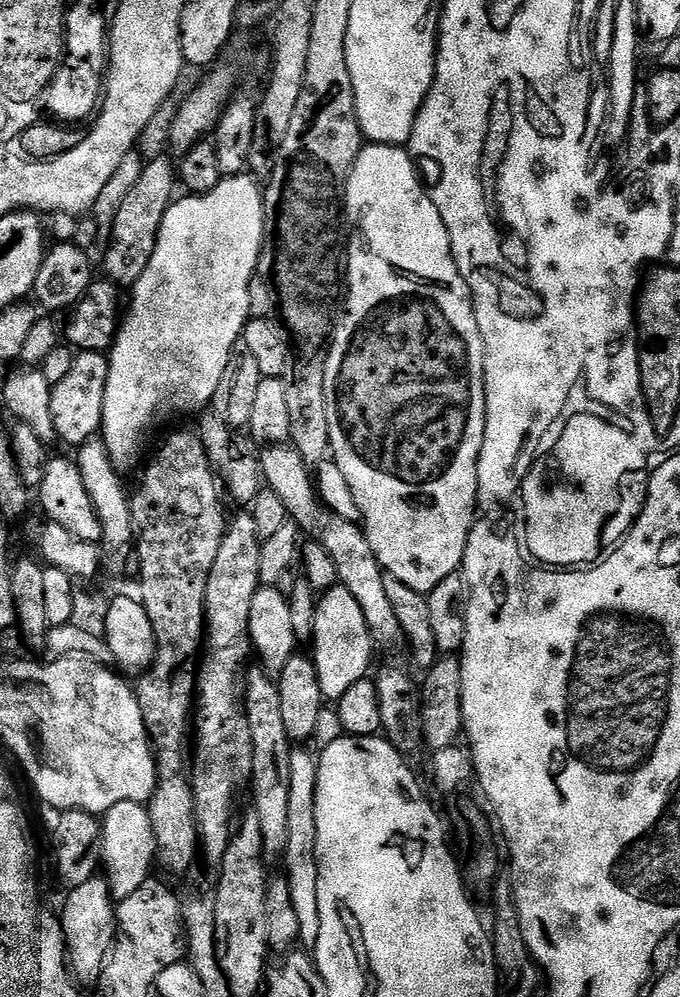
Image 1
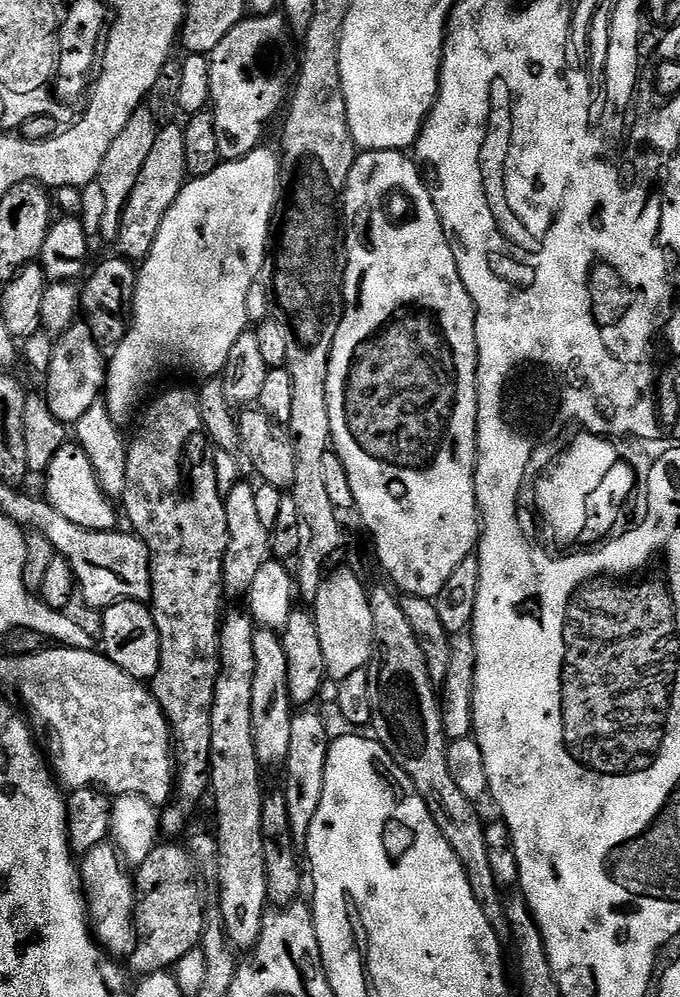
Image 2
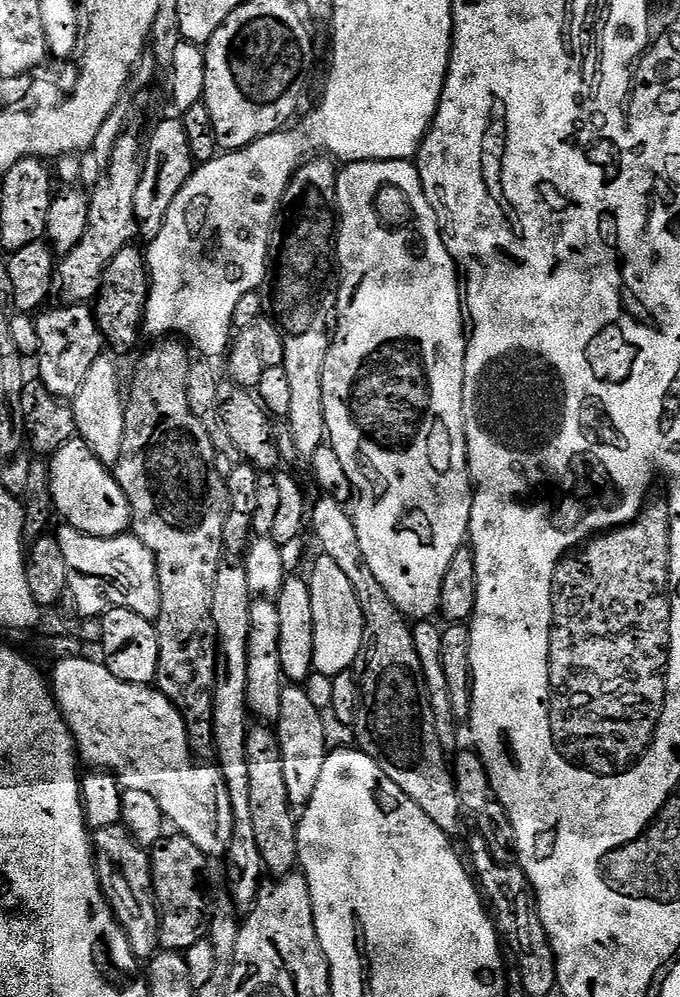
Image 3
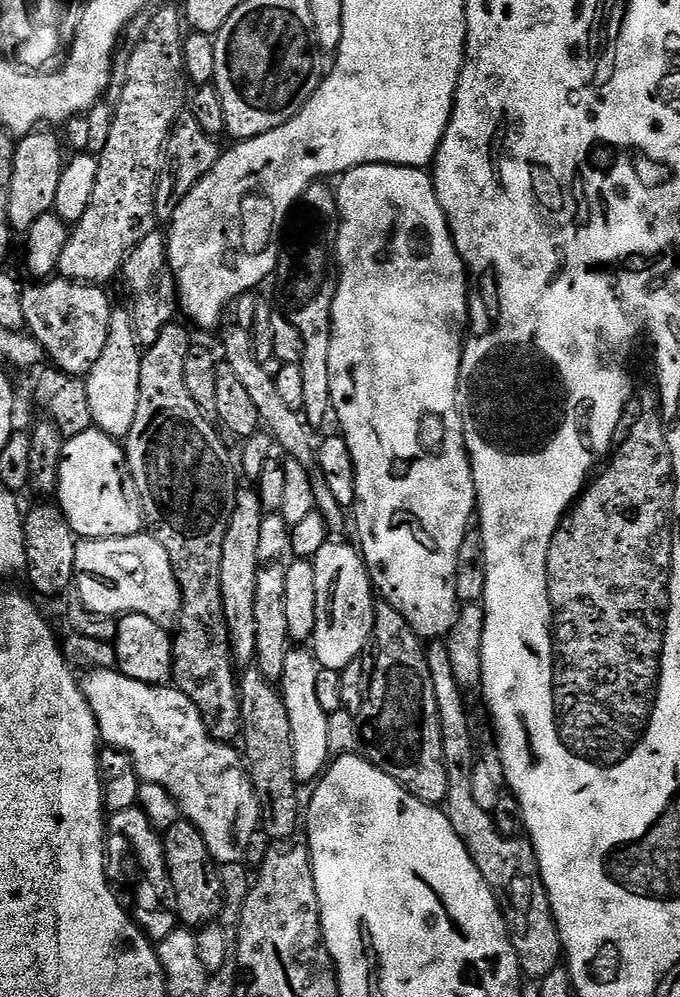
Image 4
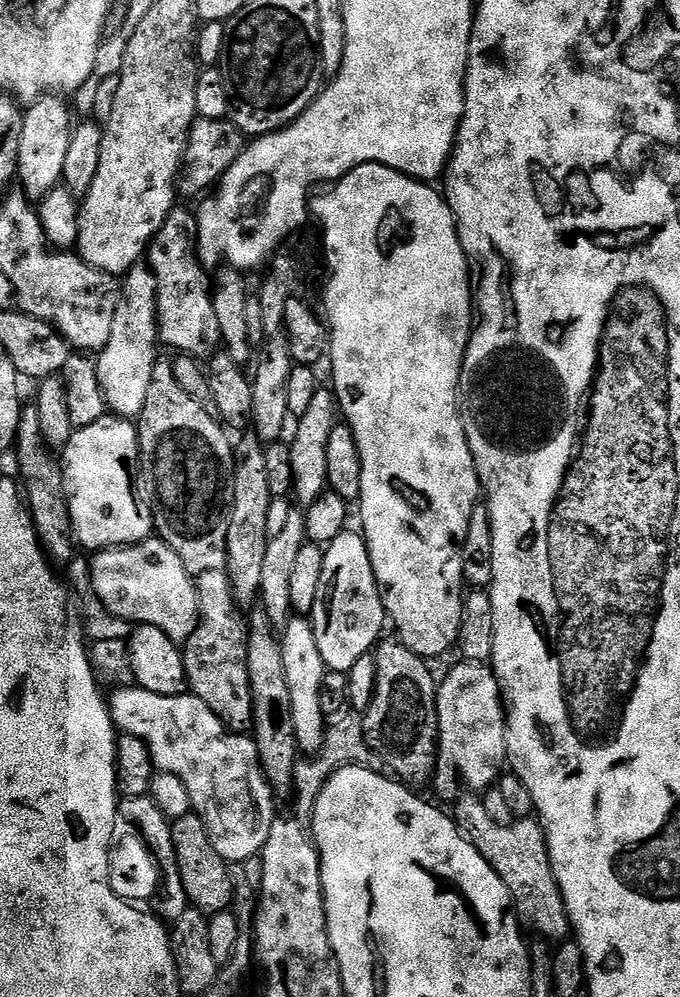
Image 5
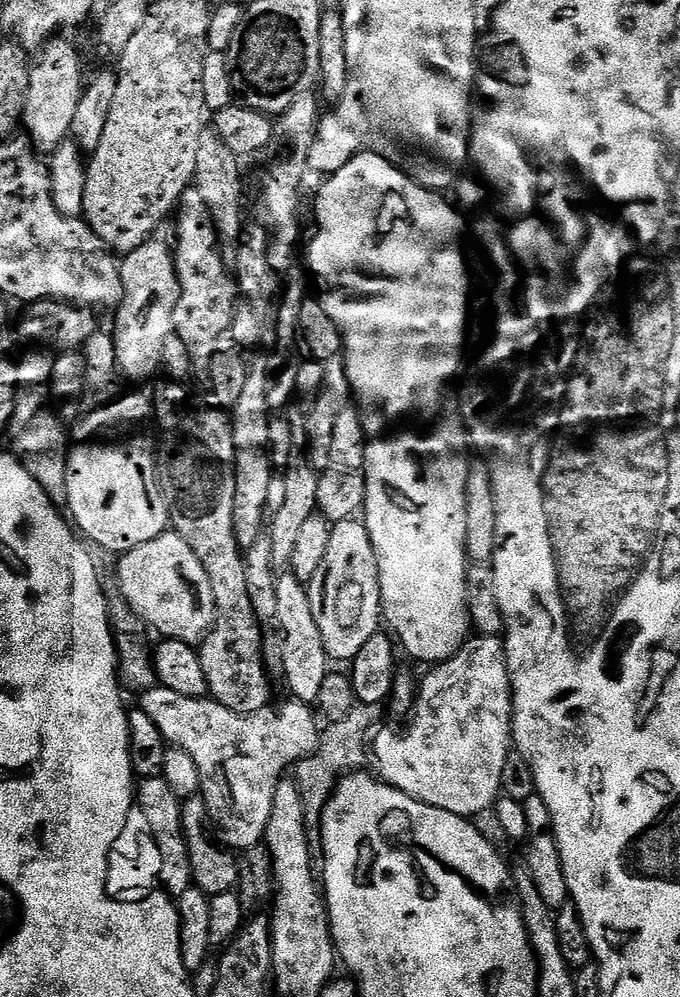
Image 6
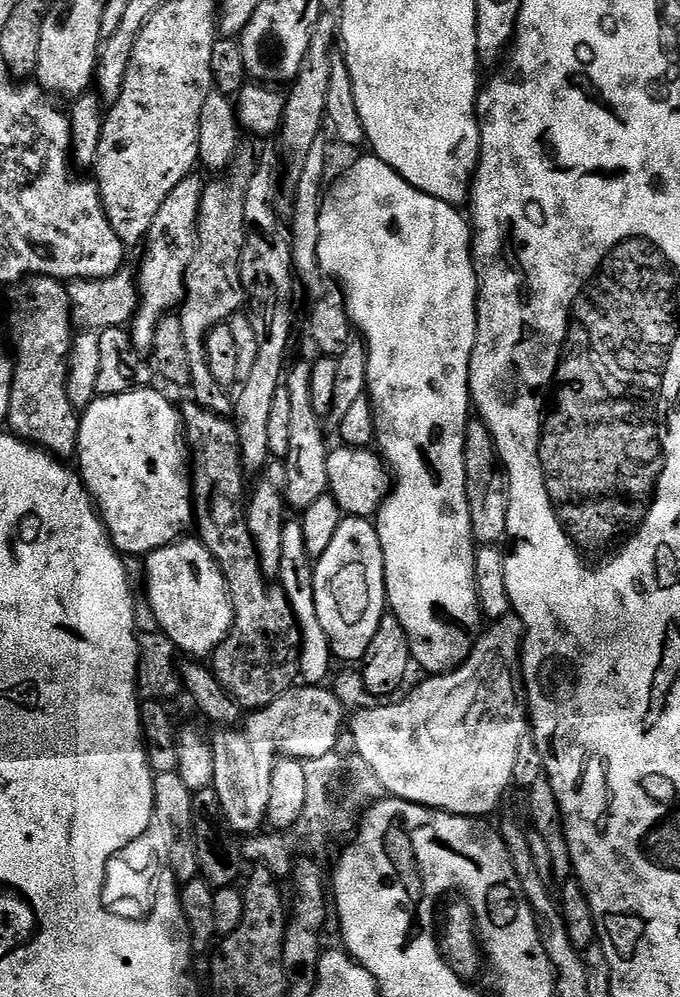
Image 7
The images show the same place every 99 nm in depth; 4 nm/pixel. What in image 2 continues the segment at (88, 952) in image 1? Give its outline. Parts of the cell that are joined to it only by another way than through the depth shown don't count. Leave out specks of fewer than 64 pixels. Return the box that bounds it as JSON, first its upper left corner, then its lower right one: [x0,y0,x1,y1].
[78,842,136,957]

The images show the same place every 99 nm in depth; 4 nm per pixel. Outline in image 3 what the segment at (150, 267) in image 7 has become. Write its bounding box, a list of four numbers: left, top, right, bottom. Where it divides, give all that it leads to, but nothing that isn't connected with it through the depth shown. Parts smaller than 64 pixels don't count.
[72,354,126,466]

